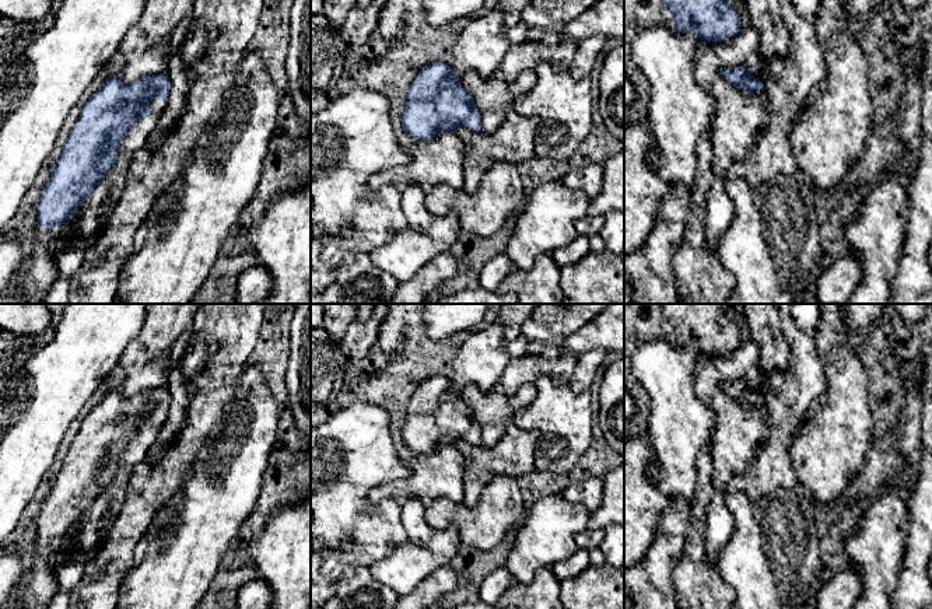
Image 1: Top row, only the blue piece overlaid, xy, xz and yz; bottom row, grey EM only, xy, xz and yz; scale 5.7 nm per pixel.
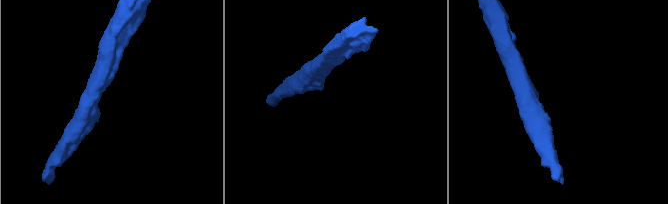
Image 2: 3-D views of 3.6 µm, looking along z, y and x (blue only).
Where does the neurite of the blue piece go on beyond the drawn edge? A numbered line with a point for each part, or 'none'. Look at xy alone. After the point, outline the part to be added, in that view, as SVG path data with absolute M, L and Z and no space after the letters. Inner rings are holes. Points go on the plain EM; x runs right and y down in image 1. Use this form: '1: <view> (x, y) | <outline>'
1: xy (35, 592) | M151 413L148 427L136 435L119 461L119 469L104 494L57 546L56 542L38 542L28 556L27 578L17 587L18 609L45 609L57 591L56 571L73 553L85 557L99 546L101 529L109 526L119 514L132 469L147 459L150 448L165 423L162 413Z

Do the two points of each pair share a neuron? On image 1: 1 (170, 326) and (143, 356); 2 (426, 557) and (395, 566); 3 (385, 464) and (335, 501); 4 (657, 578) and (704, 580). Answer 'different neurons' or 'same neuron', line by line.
1: same neuron
2: same neuron
3: same neuron
4: different neurons

